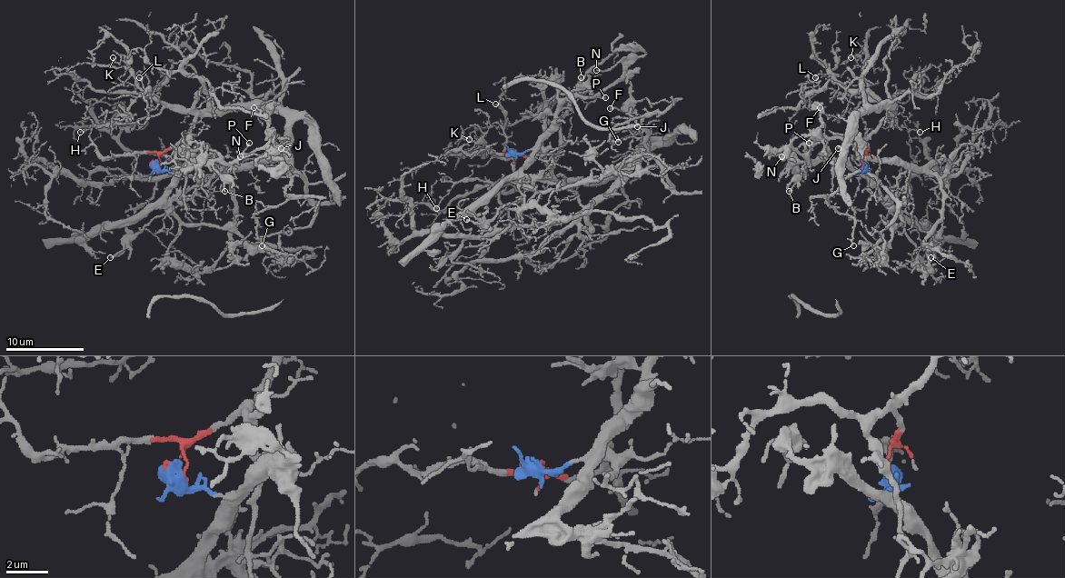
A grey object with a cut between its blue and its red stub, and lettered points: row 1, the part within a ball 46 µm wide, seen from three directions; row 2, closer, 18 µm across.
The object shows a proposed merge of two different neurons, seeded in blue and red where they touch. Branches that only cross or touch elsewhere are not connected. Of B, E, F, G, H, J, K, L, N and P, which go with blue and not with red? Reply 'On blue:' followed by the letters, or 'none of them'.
On blue: B, E, F, N, P

